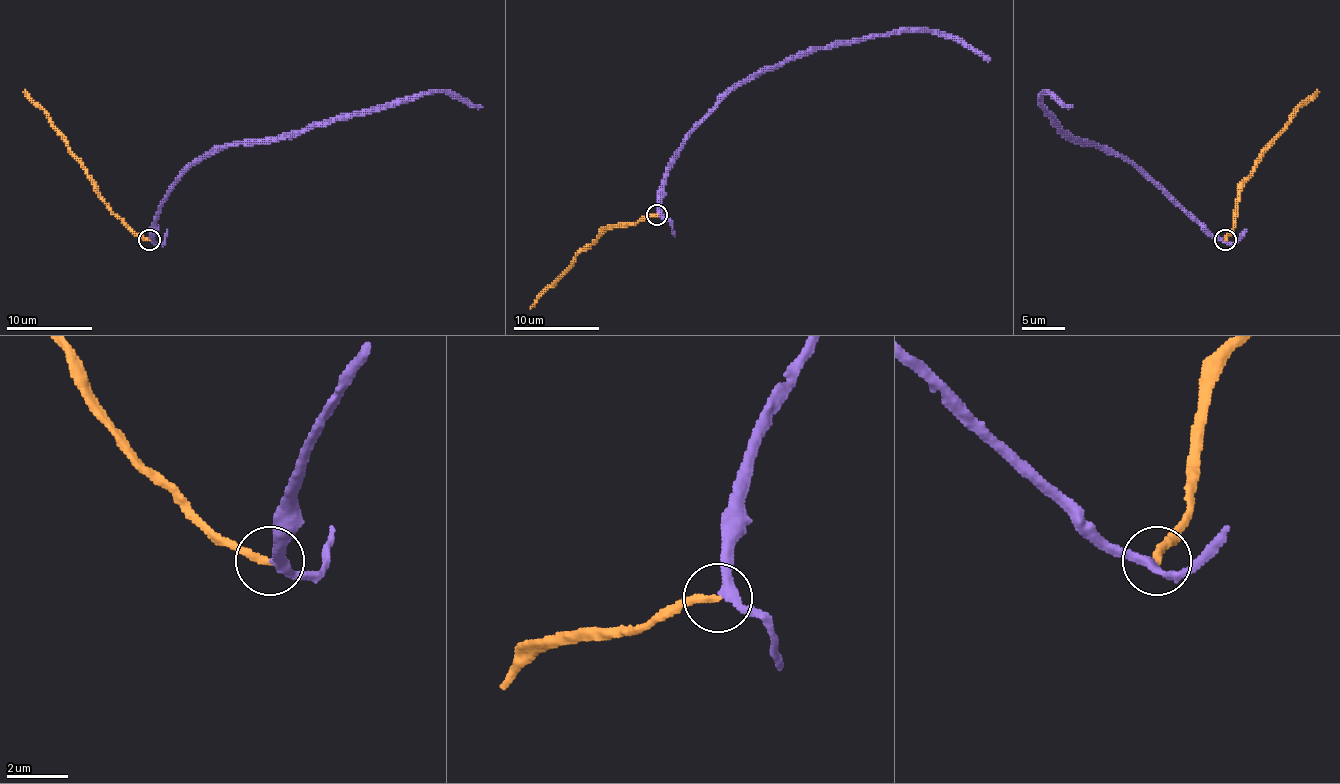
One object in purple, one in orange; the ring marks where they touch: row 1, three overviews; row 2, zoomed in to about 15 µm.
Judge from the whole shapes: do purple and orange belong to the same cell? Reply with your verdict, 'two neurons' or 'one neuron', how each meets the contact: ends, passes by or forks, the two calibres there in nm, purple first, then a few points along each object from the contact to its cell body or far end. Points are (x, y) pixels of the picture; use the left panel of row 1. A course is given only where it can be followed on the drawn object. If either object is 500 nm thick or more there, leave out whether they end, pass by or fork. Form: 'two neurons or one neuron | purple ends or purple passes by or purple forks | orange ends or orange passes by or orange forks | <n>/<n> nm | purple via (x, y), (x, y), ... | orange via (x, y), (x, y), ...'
one neuron | purple passes by | orange ends | 280/240 nm | purple via (149, 240), (149, 227), (173, 184), (195, 163), (235, 143), (276, 141), (422, 94), (450, 92), (482, 107) | orange via (149, 240), (134, 234), (113, 212), (81, 161), (68, 148), (68, 141), (53, 126), (51, 118), (23, 92)

